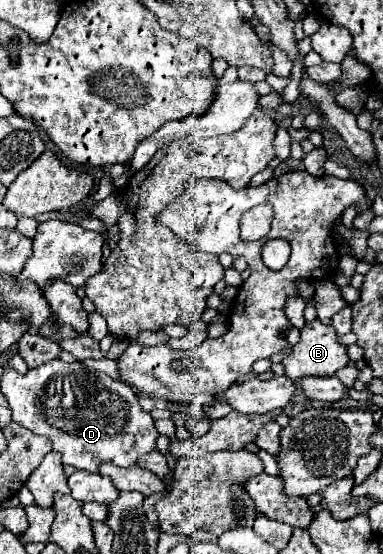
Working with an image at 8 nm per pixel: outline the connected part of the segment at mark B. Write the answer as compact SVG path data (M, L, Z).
M314 319L312 323L306 323L300 333L300 341L282 361L288 379L296 381L310 375L328 377L348 365L346 347L338 343L338 335L330 325Z

